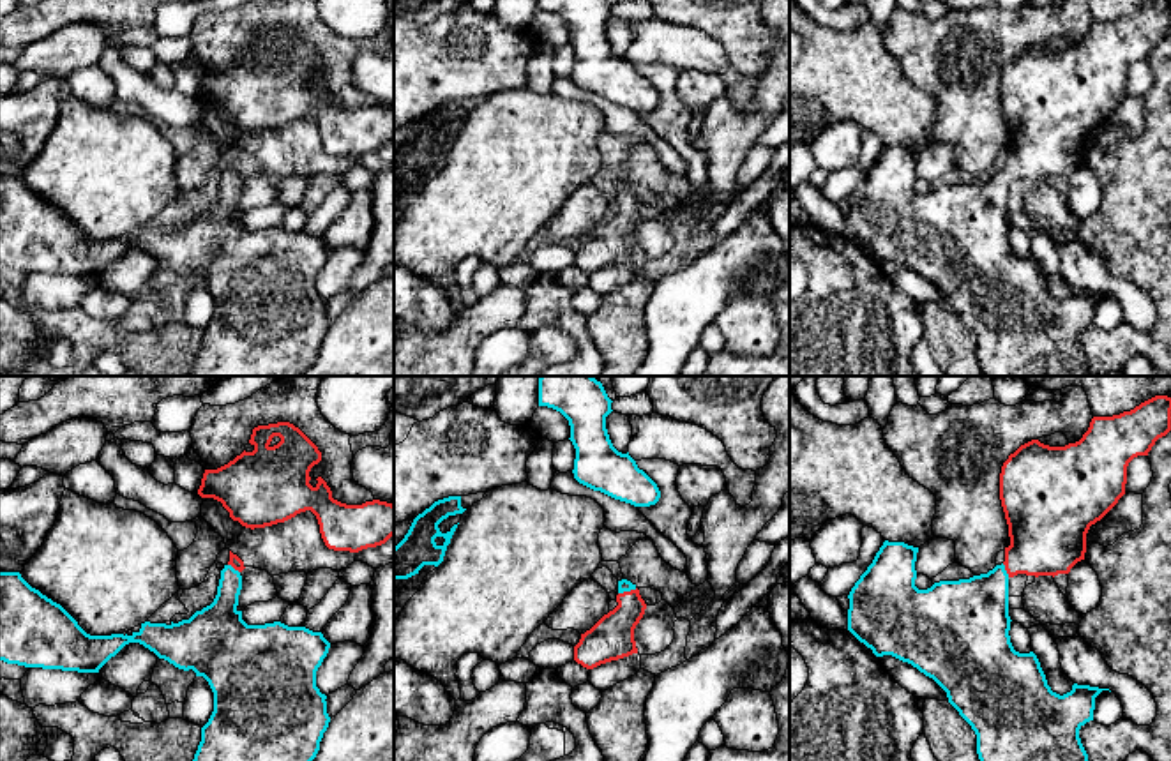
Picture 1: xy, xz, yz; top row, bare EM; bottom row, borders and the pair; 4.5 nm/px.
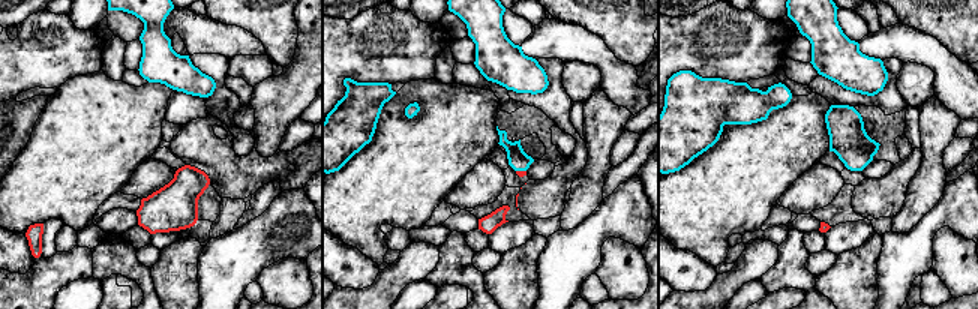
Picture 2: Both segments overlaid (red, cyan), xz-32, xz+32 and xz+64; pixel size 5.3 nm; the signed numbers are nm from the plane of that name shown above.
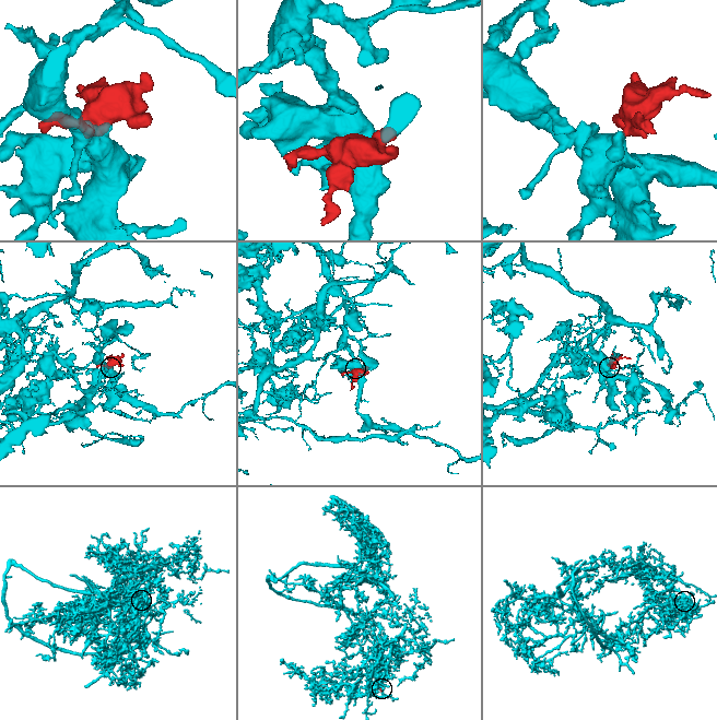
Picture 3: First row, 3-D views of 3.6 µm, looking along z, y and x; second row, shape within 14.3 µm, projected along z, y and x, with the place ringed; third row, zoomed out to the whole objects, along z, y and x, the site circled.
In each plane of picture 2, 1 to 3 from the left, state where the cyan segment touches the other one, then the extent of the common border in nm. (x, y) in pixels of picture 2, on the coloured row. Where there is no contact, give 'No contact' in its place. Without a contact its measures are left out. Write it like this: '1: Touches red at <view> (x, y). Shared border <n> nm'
1: No contact
2: Touches red at xz+32 (521, 171). Shared border 60 nm
3: No contact

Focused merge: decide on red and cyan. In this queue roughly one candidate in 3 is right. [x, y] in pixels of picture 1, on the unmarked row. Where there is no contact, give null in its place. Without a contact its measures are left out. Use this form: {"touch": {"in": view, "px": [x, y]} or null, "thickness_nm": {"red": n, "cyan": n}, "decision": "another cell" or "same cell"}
{"touch": {"in": "yz", "px": [1005, 173]}, "thickness_nm": {"red": 360, "cyan": 320}, "decision": "same cell"}

